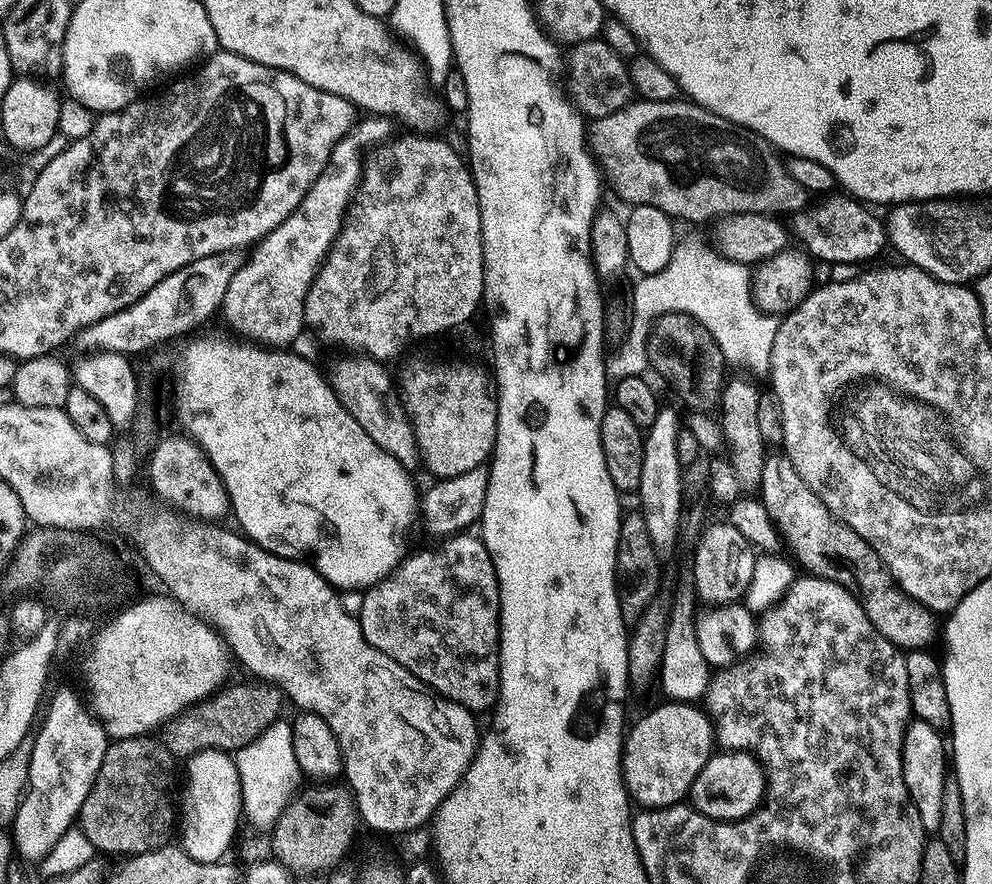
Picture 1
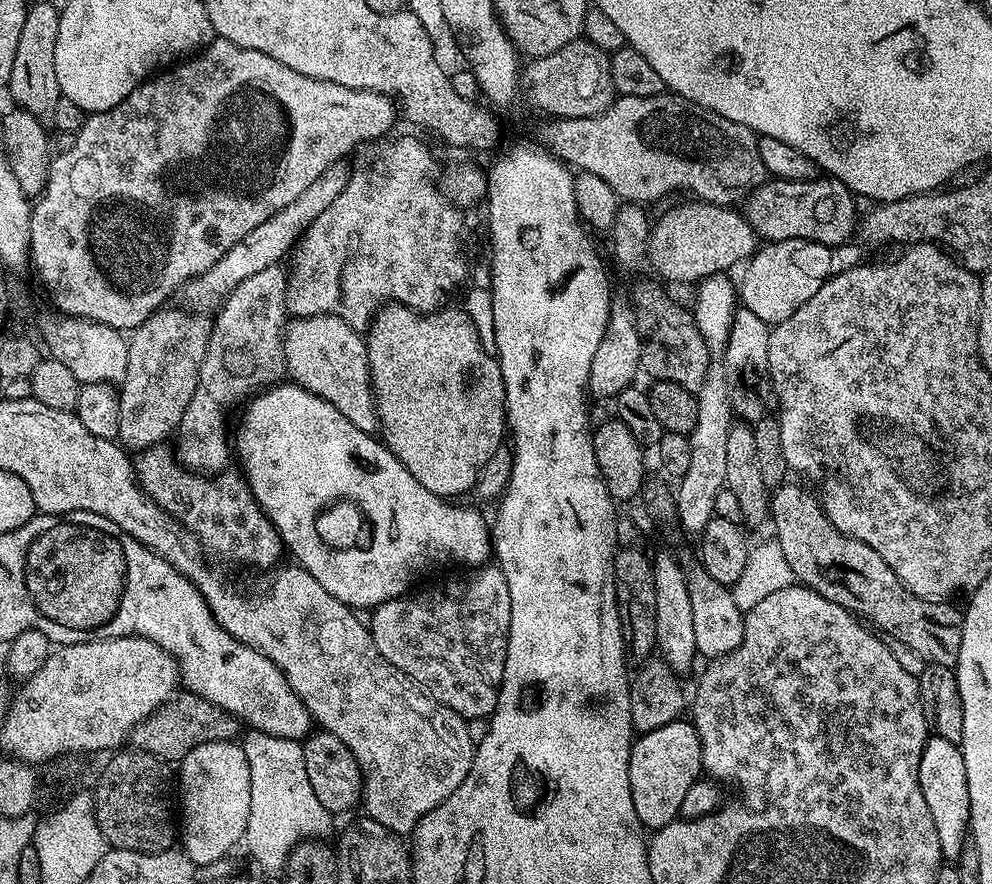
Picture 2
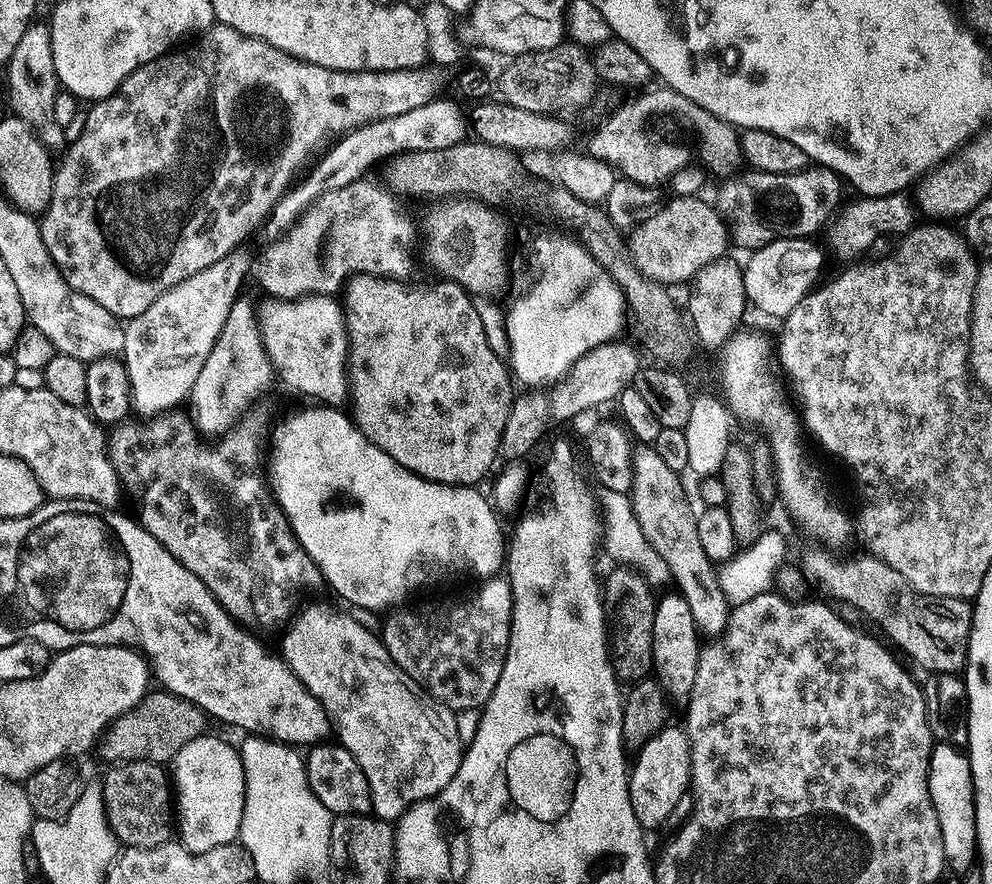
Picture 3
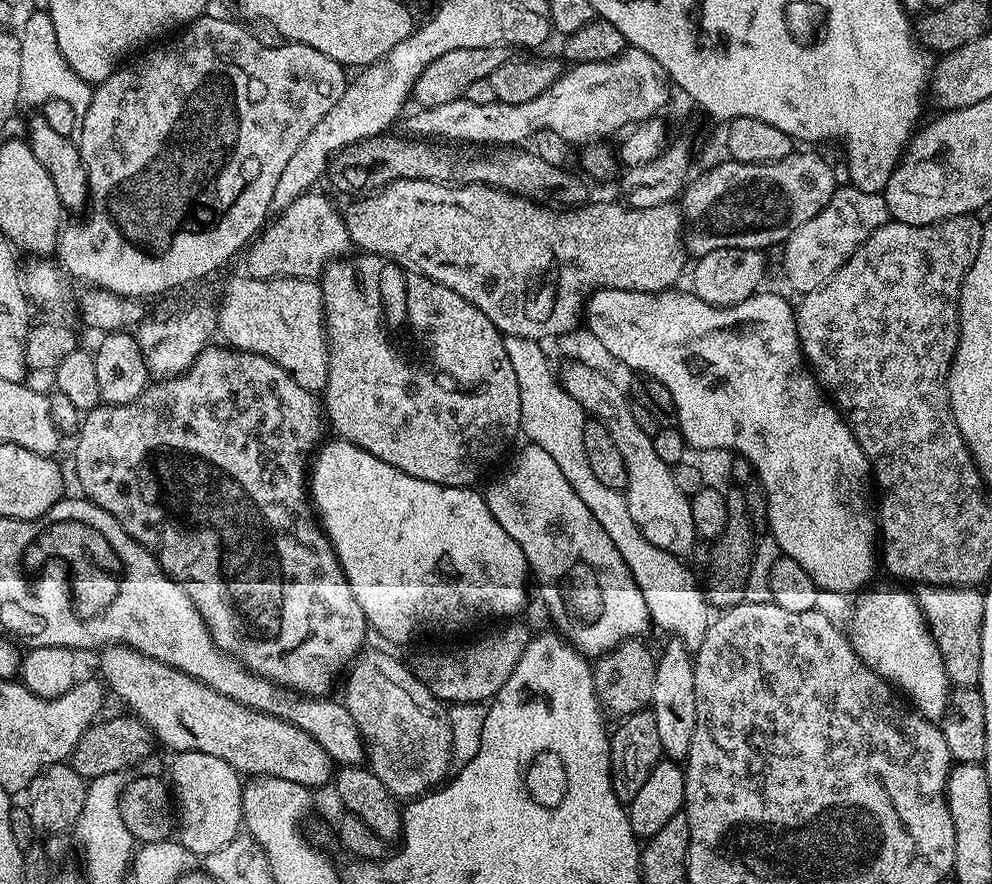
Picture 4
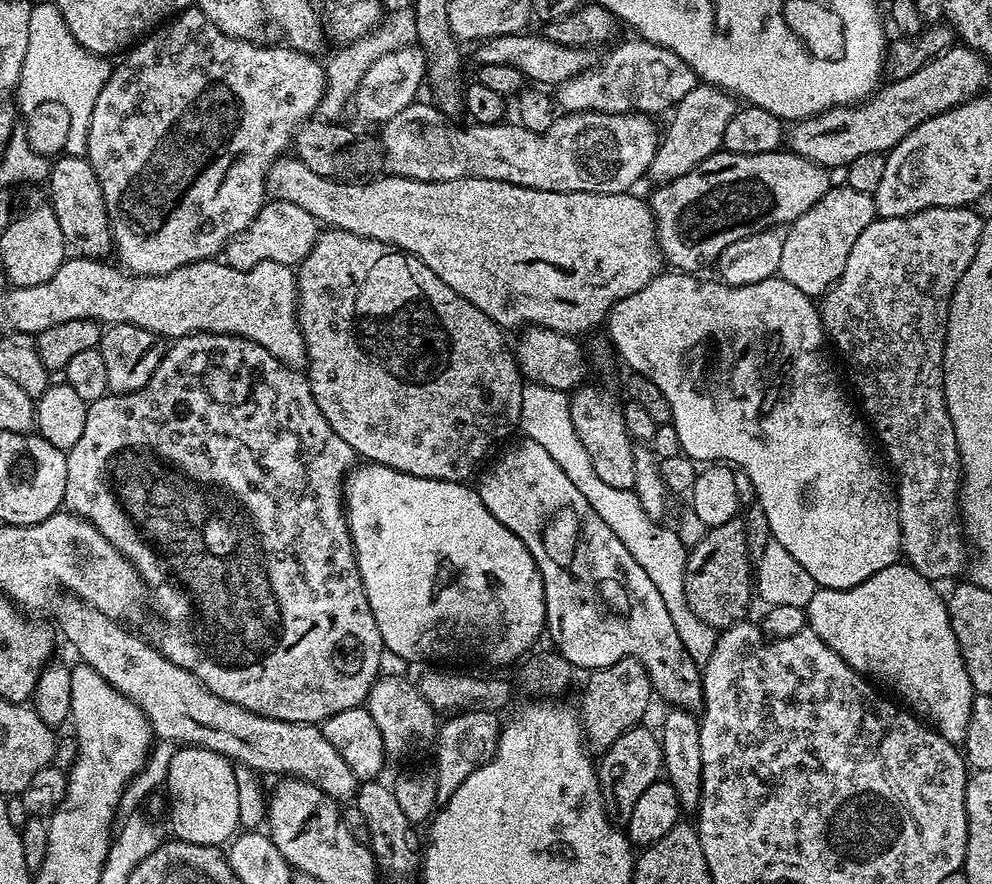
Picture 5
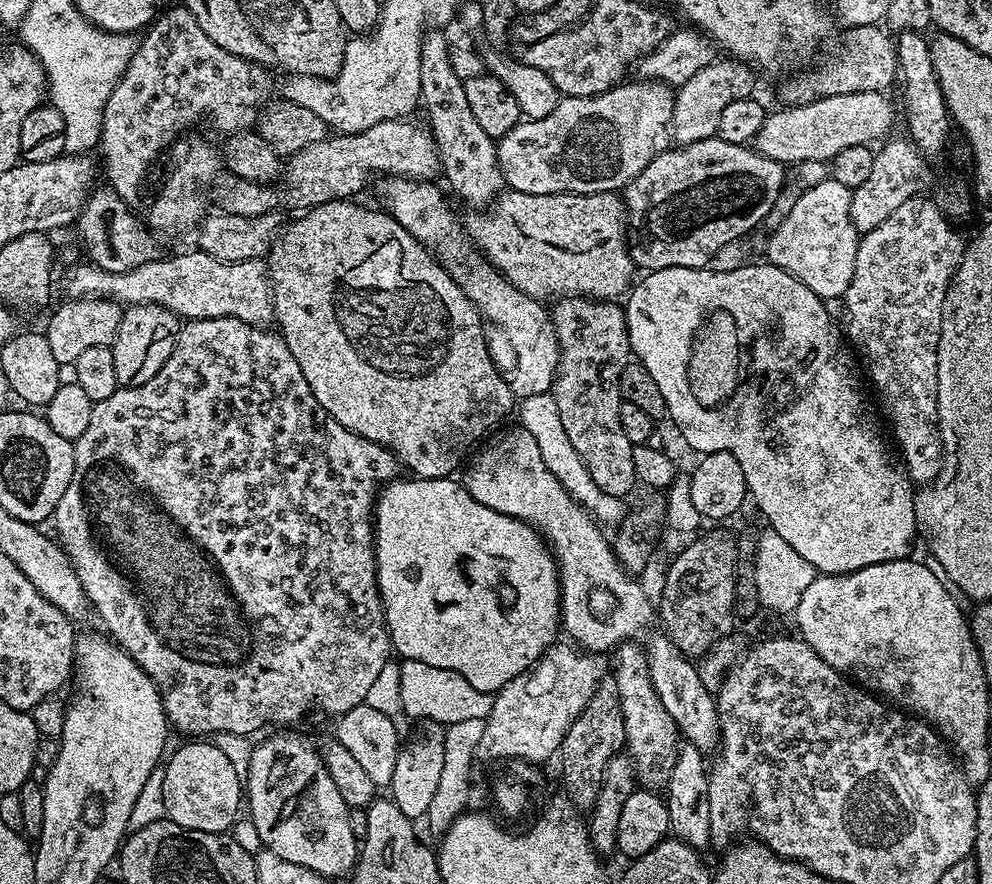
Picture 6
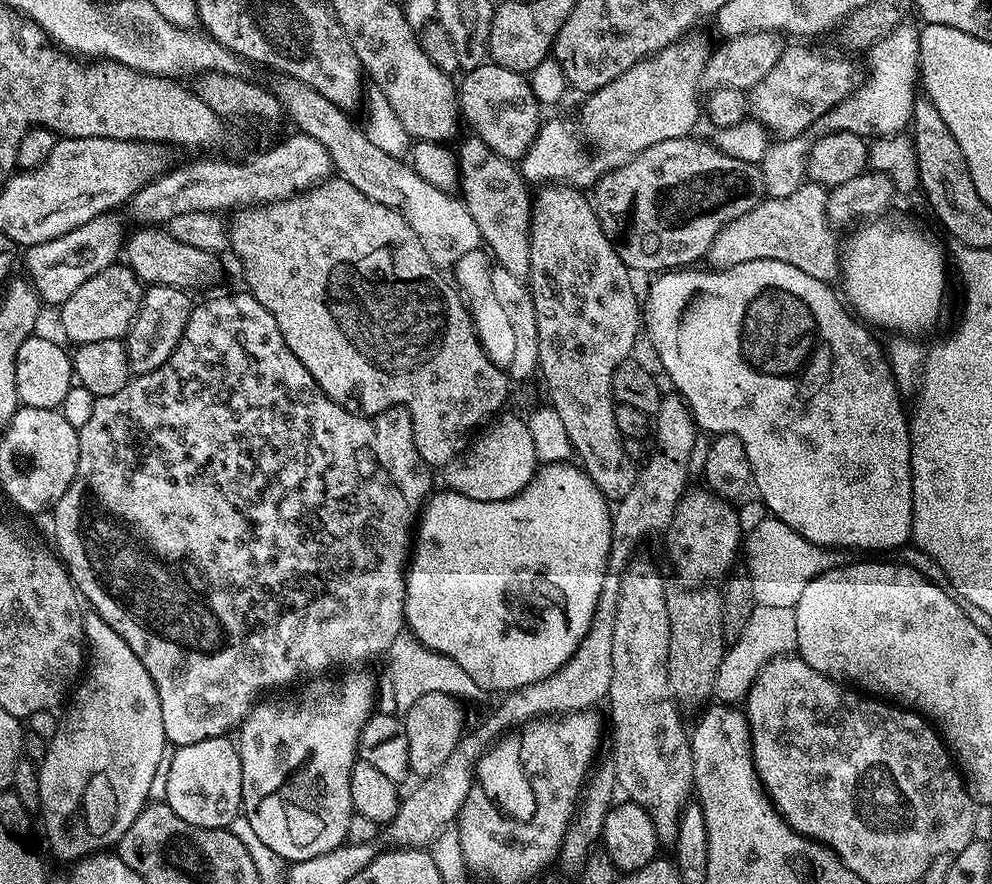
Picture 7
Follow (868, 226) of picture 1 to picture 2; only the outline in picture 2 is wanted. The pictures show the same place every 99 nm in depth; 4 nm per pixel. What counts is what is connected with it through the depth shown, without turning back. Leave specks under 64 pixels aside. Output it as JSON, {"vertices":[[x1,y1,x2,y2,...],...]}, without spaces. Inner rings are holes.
{"vertices":[[769,178,758,185,742,204,742,215,748,219,761,241,784,239,816,241,836,246,844,244,858,228,854,194,840,180,778,180]]}

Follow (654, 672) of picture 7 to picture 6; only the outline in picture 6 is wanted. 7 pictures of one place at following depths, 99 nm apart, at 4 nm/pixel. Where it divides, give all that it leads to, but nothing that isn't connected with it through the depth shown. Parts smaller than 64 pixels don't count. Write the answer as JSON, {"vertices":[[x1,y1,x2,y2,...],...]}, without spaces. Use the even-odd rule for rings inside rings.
{"vertices":[[639,643,621,644,615,649,616,674,614,681,620,695,621,710,625,718,626,752,636,766,636,775,641,785,652,790,665,787,674,771,674,762,680,753,682,737,676,728,674,718,662,706,662,702,650,678,648,656]]}

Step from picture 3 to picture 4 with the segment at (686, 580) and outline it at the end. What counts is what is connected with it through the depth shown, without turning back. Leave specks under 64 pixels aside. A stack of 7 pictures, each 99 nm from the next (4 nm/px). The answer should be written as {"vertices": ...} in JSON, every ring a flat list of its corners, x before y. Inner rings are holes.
{"vertices":[[561,363,558,376,566,394,570,394,574,402,581,404,591,419,599,420,602,426,606,426,606,430,614,438,614,446,618,446,622,453,622,462,626,462,628,475,626,499,630,518,634,518,646,542,675,556,687,557,687,552,698,544,692,501,689,496,678,490,673,467,658,458,652,437,639,428,638,421,634,419,633,401,623,392,617,391,606,374,588,369,585,365]]}

